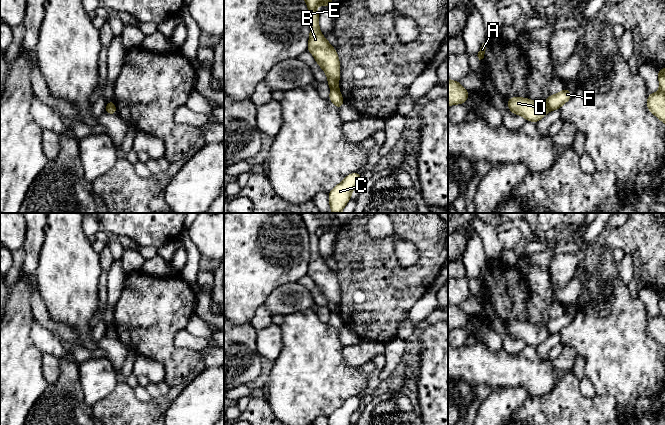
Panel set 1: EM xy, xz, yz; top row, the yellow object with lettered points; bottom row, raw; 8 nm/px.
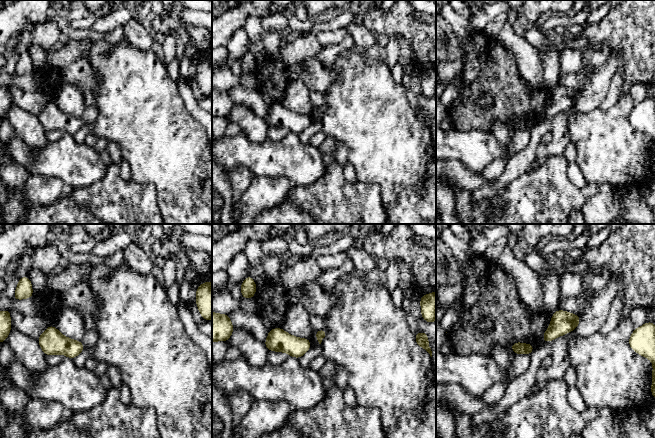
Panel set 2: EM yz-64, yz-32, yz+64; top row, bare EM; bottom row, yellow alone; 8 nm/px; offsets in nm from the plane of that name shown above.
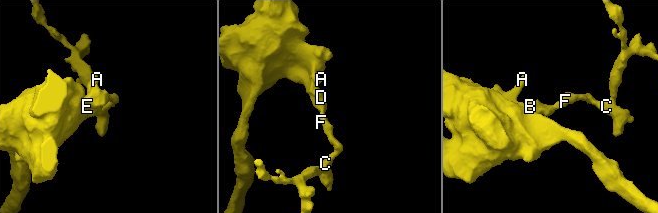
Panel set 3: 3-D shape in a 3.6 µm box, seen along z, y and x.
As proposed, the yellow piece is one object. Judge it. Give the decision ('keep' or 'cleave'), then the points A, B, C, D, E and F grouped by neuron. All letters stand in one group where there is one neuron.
cleave; A B D E / C F

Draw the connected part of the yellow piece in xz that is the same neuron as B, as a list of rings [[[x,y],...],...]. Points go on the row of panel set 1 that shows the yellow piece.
[[[305,0],[309,11],[310,36],[307,50],[314,56],[317,64],[326,73],[327,84],[331,89],[339,88],[340,62],[336,50],[326,40],[319,29],[319,13],[316,7],[320,4],[332,6],[332,0]]]

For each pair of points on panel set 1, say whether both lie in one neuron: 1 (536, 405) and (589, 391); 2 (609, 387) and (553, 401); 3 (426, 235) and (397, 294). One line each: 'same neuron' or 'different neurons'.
1: different neurons
2: different neurons
3: same neuron

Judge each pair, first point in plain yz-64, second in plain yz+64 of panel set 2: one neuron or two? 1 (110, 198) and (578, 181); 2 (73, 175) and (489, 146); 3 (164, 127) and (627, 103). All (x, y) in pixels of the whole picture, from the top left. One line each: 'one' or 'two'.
1: two
2: one
3: one

